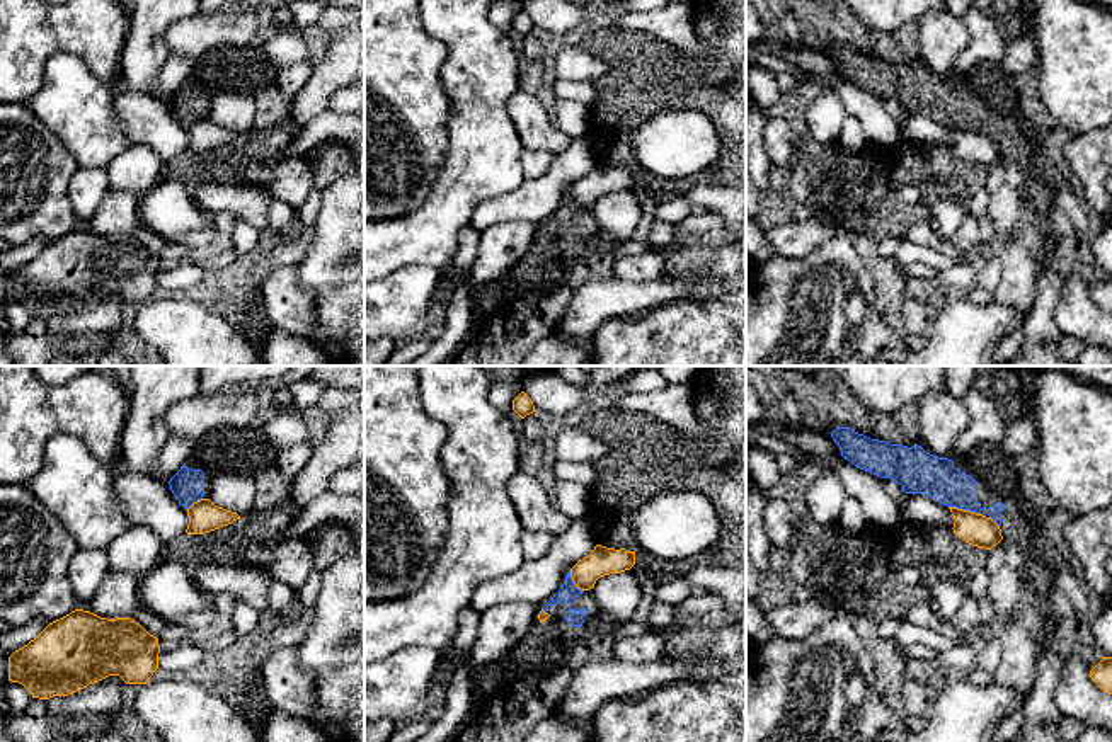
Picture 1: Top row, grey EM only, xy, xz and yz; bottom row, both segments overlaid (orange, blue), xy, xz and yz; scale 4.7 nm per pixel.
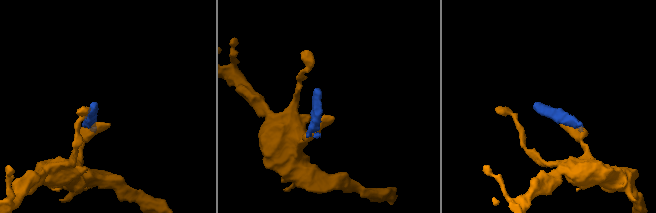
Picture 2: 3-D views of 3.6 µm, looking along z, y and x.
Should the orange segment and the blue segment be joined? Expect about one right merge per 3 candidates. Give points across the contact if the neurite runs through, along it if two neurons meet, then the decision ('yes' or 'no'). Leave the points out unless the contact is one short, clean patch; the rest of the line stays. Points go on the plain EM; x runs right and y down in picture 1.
border along yz (949, 125), (980, 133); no

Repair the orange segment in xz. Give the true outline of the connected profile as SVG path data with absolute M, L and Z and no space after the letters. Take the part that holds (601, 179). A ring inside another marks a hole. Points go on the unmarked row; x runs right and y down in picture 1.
M596 163L594 168L570 187L577 208L589 209L599 196L630 189L635 184L635 170L615 168Z

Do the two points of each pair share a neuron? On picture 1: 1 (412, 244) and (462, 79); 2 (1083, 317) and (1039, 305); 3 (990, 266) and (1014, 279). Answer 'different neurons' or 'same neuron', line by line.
1: same neuron
2: different neurons
3: different neurons

